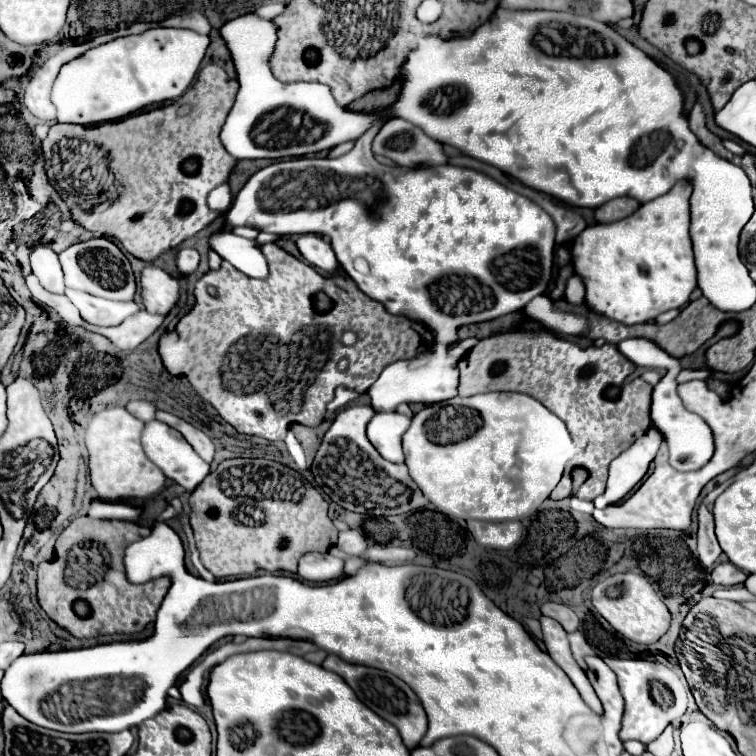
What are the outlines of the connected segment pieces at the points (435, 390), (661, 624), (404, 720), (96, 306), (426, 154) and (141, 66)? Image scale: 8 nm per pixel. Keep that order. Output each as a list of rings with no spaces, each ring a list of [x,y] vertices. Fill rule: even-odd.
[[[437,344],[435,348],[419,354],[413,360],[397,360],[389,364],[377,382],[369,388],[371,404],[375,412],[395,412],[395,408],[403,402],[423,402],[423,404],[435,404],[457,396],[459,386],[459,368],[457,358],[449,356],[449,344]]]
[[[613,574],[593,588],[591,596],[597,612],[627,640],[637,644],[655,644],[669,628],[671,614],[661,600],[661,592],[645,574]],[[613,596],[613,598],[611,598]],[[617,596],[617,598],[615,598]]]
[[[329,654],[329,656],[325,658],[323,668],[327,668],[327,670],[339,674],[339,676],[353,688],[353,692],[357,694],[357,698],[359,698],[365,706],[369,706],[369,708],[371,708],[375,714],[379,714],[383,720],[391,722],[391,724],[399,730],[399,734],[401,734],[401,738],[403,738],[403,744],[405,744],[409,750],[413,750],[413,748],[419,746],[421,738],[423,738],[425,732],[427,732],[427,716],[425,716],[425,710],[423,710],[423,706],[421,706],[417,694],[415,694],[401,678],[397,678],[397,676],[393,676],[393,674],[389,674],[389,672],[383,672],[383,670],[377,670],[377,668],[349,664],[349,662],[341,660],[341,658],[335,656],[335,654]]]
[[[71,288],[65,290],[65,296],[77,306],[81,318],[95,326],[117,326],[139,310],[135,302],[113,302]]]
[[[391,118],[383,124],[373,140],[373,154],[387,156],[399,166],[411,168],[447,164],[441,144],[403,118]]]
[[[153,28],[139,36],[117,38],[107,44],[87,50],[79,58],[63,64],[63,68],[57,74],[57,80],[55,80],[53,92],[51,92],[51,102],[57,108],[57,122],[81,124],[81,126],[103,124],[103,122],[121,120],[125,116],[131,116],[147,106],[179,98],[191,86],[191,82],[199,70],[199,64],[205,56],[207,46],[209,46],[209,36],[201,36],[193,30]]]

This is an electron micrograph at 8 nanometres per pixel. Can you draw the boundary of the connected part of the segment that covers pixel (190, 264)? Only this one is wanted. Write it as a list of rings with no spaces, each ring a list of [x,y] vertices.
[[[193,248],[179,250],[179,254],[177,254],[177,258],[175,258],[175,266],[177,266],[179,274],[183,274],[183,276],[193,274],[193,272],[197,270],[197,264],[199,264],[197,250],[193,250]]]

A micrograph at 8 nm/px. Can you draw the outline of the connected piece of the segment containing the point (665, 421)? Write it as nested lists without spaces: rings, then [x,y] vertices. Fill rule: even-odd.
[[[633,338],[633,340],[623,340],[619,342],[619,350],[623,356],[629,358],[629,352],[643,352],[647,362],[647,354],[651,354],[651,360],[655,364],[655,368],[667,368],[667,374],[661,378],[661,382],[653,388],[653,406],[651,406],[651,420],[653,424],[663,432],[667,444],[669,444],[669,464],[679,470],[679,472],[687,472],[687,470],[699,470],[703,464],[709,462],[709,458],[713,456],[713,434],[711,428],[693,412],[685,410],[685,406],[681,404],[681,398],[677,396],[677,382],[675,376],[681,370],[679,360],[667,356],[667,352],[663,352],[661,348],[657,348],[653,342],[645,342],[643,338]]]

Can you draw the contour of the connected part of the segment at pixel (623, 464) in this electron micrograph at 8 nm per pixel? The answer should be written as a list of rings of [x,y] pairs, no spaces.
[[[647,430],[633,442],[633,446],[621,452],[609,466],[607,490],[593,500],[595,508],[605,508],[623,500],[623,496],[631,492],[631,488],[647,474],[649,464],[659,450],[659,444],[661,436],[655,430]]]

